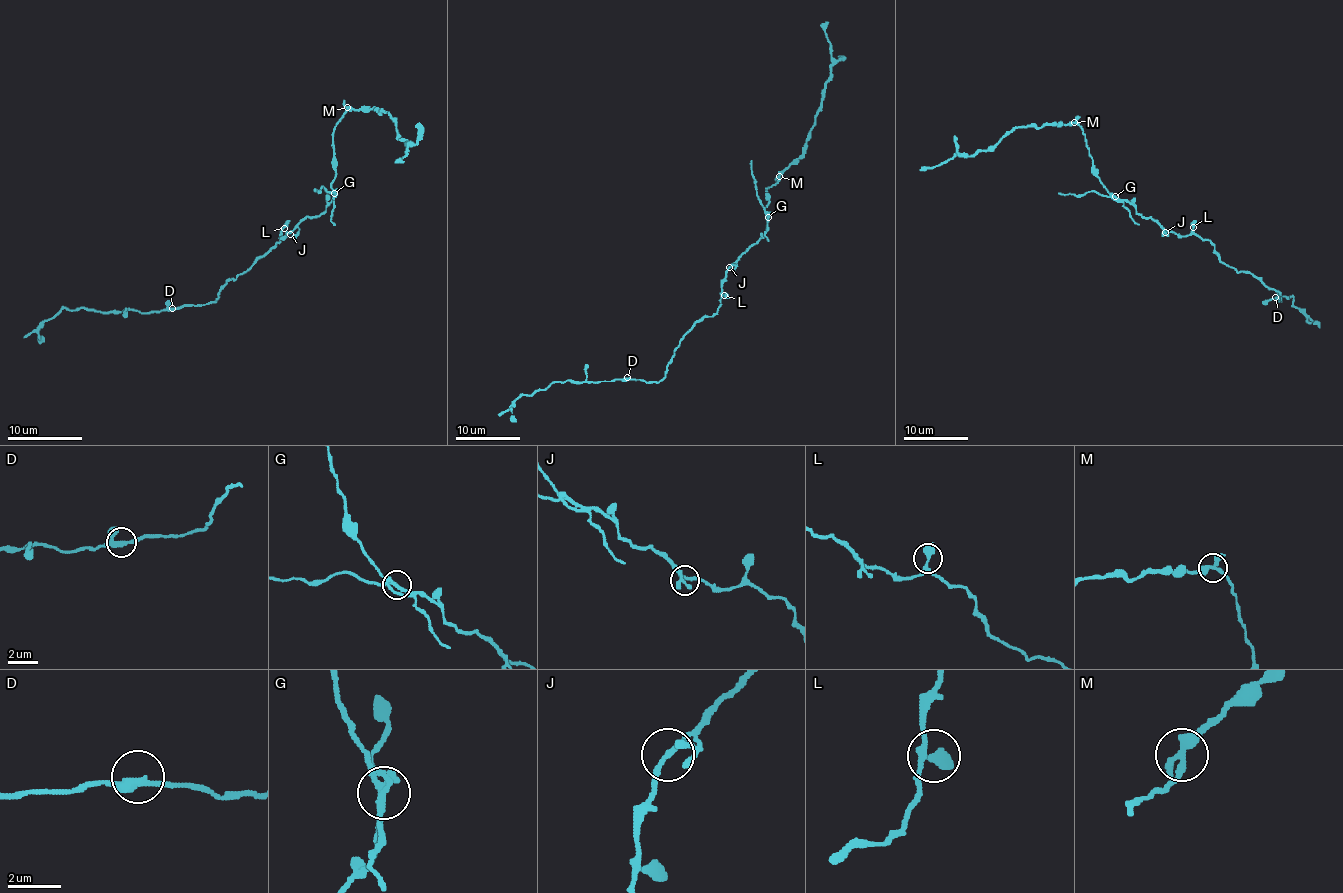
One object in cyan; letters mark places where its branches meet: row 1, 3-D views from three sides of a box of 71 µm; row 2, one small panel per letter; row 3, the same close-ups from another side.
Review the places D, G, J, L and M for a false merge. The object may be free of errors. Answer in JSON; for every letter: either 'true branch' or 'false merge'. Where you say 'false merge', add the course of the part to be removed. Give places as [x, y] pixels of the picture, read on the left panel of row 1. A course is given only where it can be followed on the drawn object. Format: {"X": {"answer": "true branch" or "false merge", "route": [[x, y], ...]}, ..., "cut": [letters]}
{"D": {"answer": "true branch"}, "G": {"answer": "true branch"}, "J": {"answer": "true branch"}, "L": {"answer": "true branch"}, "M": {"answer": "false merge", "route": [[348, 107], [389, 112], [398, 135], [407, 146], [407, 152], [400, 159], [403, 163]]}, "cut": ["M"]}

